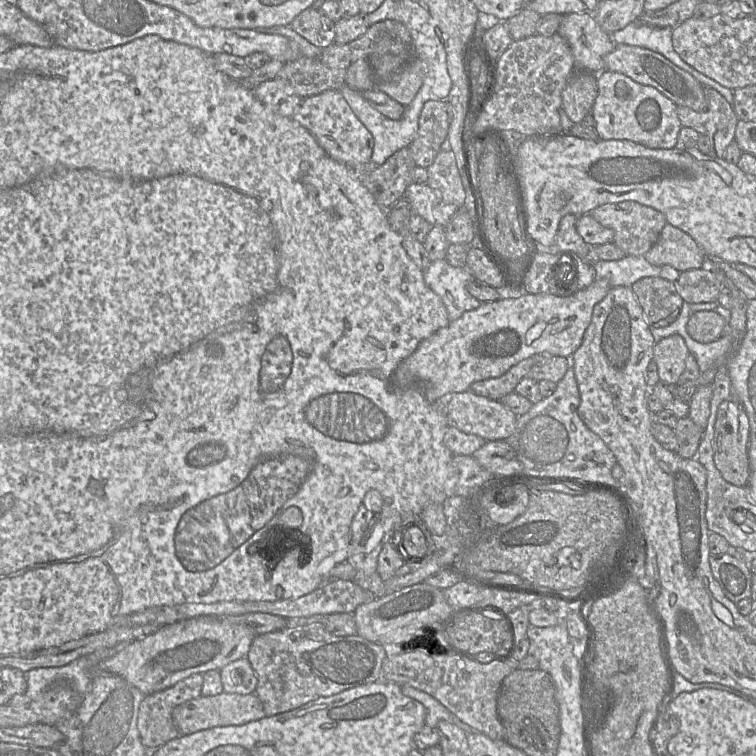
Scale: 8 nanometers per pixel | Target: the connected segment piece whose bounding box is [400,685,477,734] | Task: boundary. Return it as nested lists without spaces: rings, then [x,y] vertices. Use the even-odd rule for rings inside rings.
[[[400,685],[401,692],[414,700],[420,702],[426,709],[425,724],[431,728],[437,727],[440,721],[447,721],[460,727],[466,734],[477,731],[462,722],[455,714],[449,711],[433,696],[418,690],[410,685]]]

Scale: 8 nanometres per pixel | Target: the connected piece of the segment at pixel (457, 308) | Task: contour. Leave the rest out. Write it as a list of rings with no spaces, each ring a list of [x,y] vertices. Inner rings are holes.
[[[440,259],[432,261],[423,273],[427,286],[442,299],[450,322],[480,306],[481,302],[467,290],[474,277],[466,266],[454,267],[446,259]]]

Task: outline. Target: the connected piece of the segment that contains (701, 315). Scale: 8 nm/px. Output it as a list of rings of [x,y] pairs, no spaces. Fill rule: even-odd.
[[[707,310],[694,312],[687,323],[690,337],[704,344],[718,340],[725,328],[725,320],[716,312]]]

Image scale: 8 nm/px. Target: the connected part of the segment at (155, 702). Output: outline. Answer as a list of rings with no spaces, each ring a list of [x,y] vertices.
[[[196,673],[180,680],[171,687],[146,695],[139,707],[137,728],[141,742],[147,750],[152,751],[180,735],[173,724],[172,711],[178,705],[200,697],[202,686],[203,674]]]

